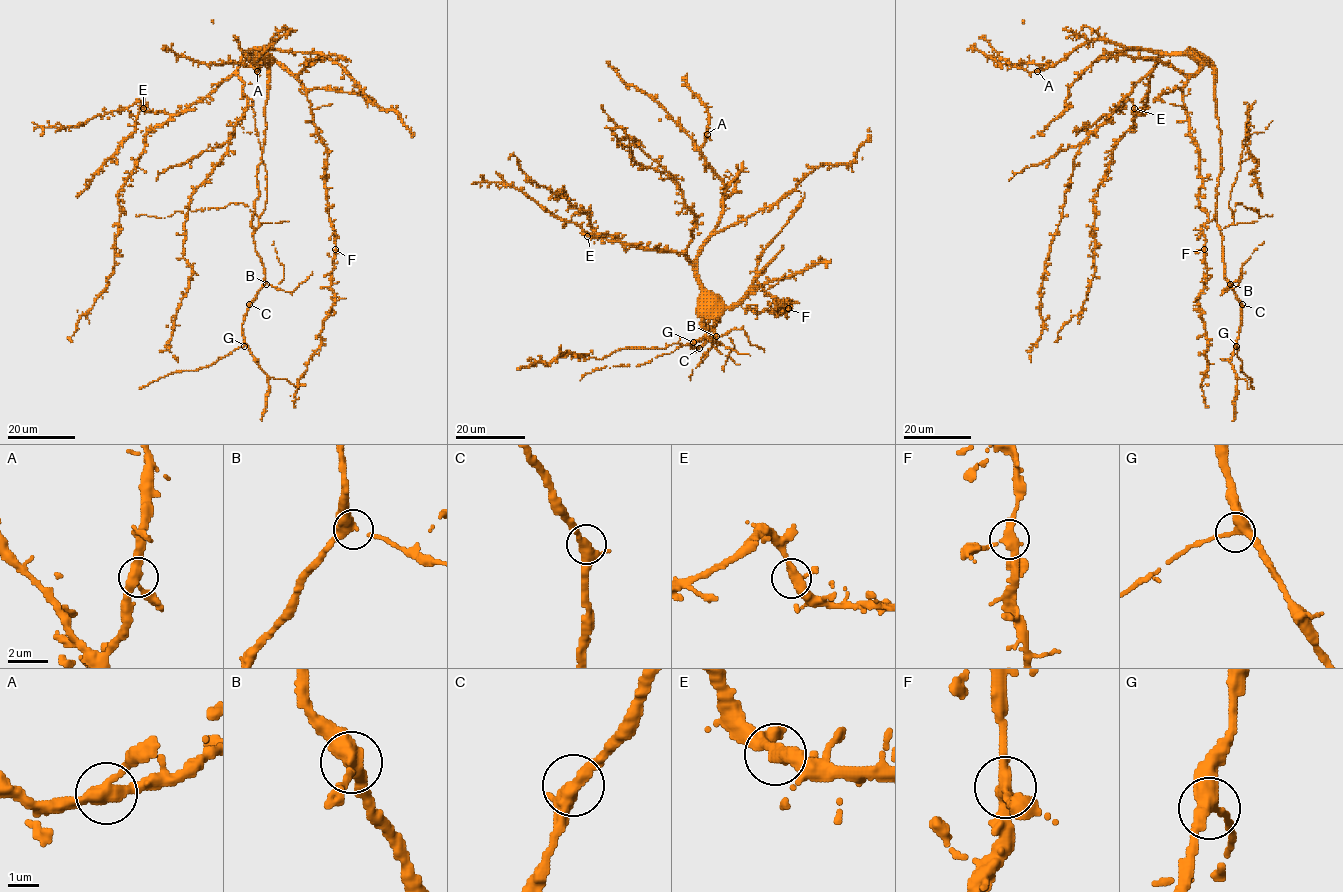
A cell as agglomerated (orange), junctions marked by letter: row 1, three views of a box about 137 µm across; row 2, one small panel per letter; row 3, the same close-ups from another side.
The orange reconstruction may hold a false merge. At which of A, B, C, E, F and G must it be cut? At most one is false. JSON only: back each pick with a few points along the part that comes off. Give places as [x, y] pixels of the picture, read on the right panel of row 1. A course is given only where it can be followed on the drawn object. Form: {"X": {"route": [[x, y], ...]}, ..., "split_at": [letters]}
{"split_at": []}

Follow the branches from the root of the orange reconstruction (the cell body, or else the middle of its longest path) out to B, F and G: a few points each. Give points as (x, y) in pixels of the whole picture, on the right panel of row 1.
B: (1215, 91), (1221, 158), (1216, 221), (1222, 236), (1225, 279), (1230, 284)
F: (1215, 91), (1213, 69), (1205, 62), (1183, 91), (1189, 134), (1200, 151), (1200, 207), (1208, 217), (1204, 249)
G: (1215, 91), (1221, 158), (1216, 221), (1222, 236), (1225, 279), (1241, 304), (1242, 320), (1236, 346)

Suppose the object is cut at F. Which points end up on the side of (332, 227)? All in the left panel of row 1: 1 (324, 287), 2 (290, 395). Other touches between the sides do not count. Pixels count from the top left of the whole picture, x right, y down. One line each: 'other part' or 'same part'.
1: other part
2: other part

